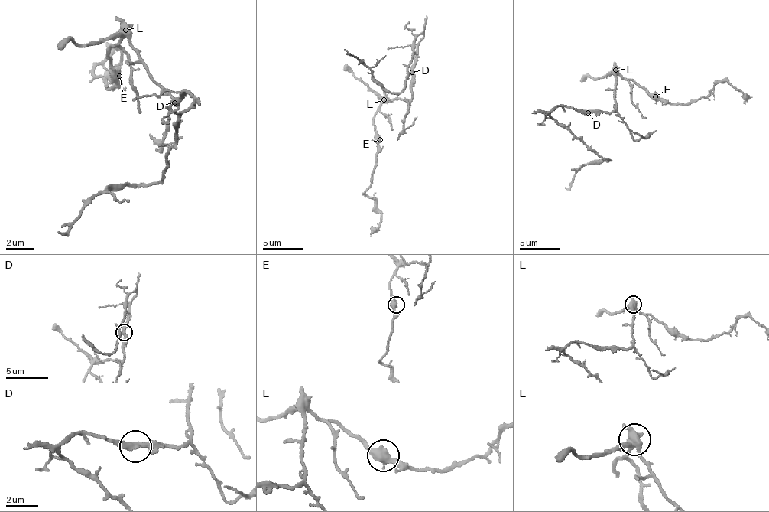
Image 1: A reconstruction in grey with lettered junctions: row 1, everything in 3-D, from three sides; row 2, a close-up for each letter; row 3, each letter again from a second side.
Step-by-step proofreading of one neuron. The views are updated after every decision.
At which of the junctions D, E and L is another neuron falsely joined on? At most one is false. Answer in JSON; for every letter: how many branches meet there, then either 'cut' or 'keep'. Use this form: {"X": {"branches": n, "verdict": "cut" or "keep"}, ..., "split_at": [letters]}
{"D": {"branches": 2, "verdict": "keep"}, "E": {"branches": 3, "verdict": "keep"}, "L": {"branches": 3, "verdict": "cut"}, "split_at": ["L"]}

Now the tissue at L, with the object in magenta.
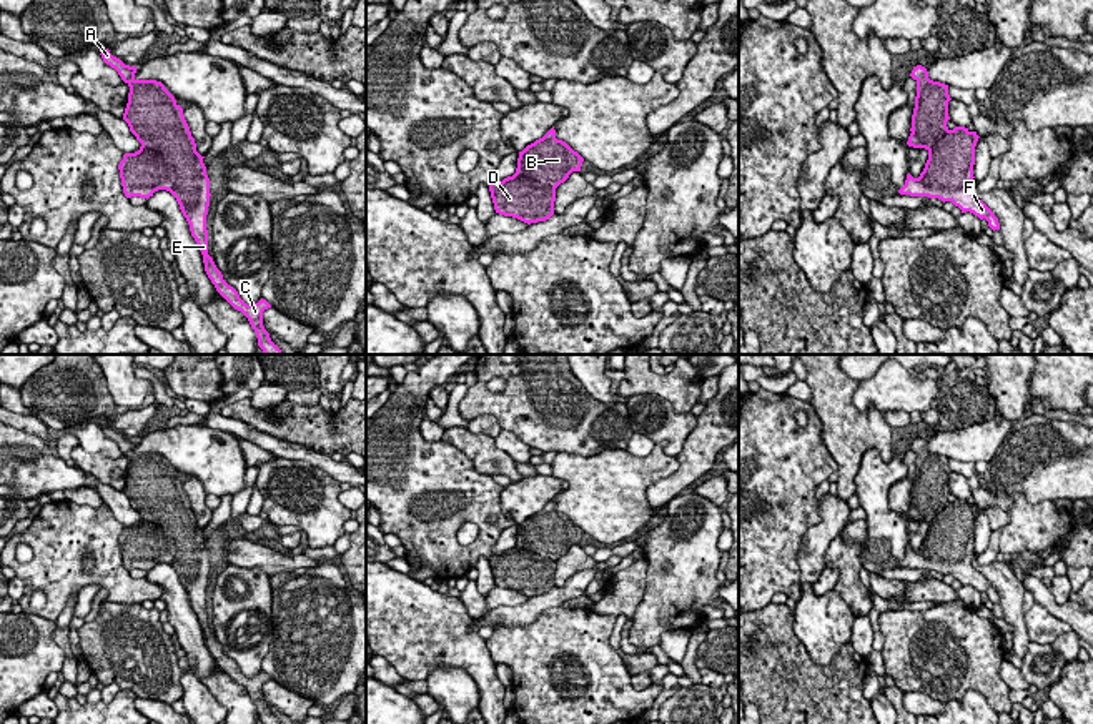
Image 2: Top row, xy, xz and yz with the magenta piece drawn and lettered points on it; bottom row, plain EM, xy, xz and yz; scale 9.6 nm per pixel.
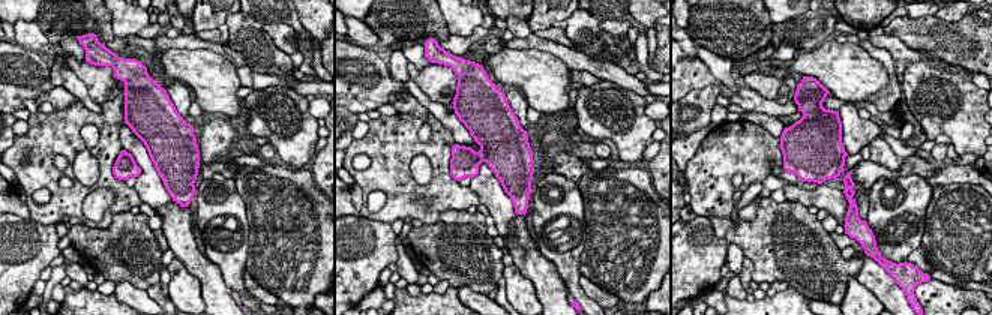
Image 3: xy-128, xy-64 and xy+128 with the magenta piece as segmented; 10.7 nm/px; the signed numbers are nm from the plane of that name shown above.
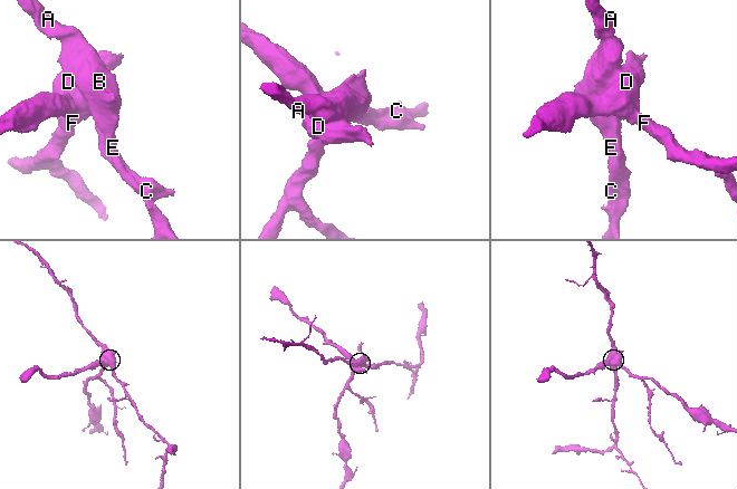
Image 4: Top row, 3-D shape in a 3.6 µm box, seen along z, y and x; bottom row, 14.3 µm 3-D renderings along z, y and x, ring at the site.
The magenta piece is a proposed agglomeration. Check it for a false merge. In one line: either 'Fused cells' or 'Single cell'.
Fused cells

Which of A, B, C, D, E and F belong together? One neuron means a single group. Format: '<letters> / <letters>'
A B C E / D F

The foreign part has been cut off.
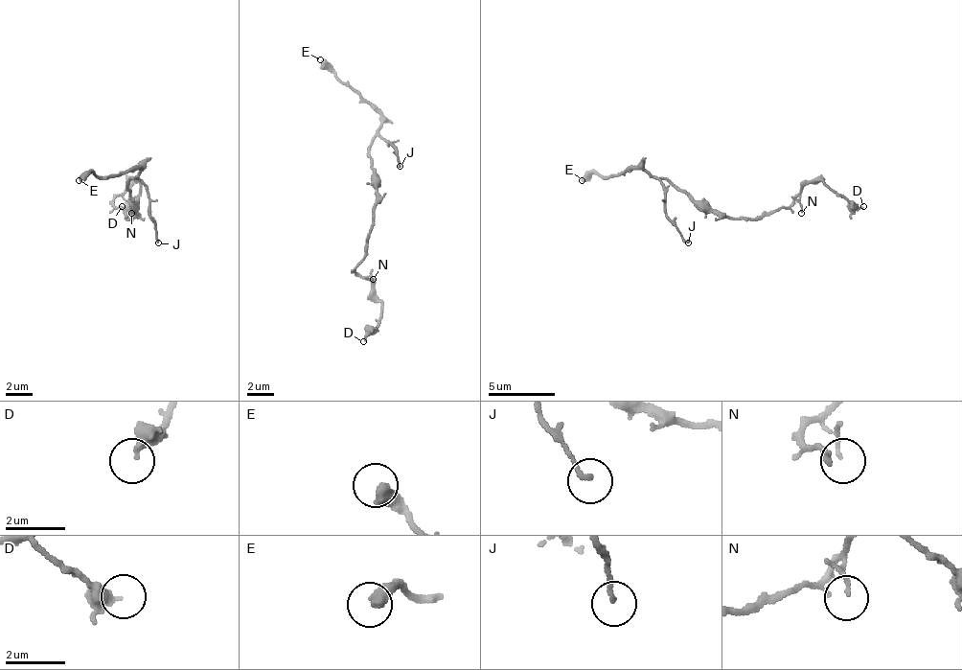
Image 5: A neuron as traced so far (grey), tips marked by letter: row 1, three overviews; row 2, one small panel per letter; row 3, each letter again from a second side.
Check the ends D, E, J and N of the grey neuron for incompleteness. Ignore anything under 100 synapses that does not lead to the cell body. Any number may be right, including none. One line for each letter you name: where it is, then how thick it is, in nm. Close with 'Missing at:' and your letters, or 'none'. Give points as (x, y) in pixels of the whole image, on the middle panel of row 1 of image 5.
E: (320, 59) | 460 nm
Missing at: E

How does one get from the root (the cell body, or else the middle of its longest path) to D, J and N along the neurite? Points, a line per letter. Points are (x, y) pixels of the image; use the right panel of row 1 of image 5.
D: (721, 213), (728, 217), (774, 213), (788, 206), (808, 183), (817, 183), (820, 180), (863, 206)
J: (721, 213), (704, 213), (685, 194), (675, 190), (665, 180), (658, 180), (665, 187), (665, 217), (688, 242)
N: (721, 213), (728, 217), (761, 217), (788, 206), (797, 196), (801, 213)

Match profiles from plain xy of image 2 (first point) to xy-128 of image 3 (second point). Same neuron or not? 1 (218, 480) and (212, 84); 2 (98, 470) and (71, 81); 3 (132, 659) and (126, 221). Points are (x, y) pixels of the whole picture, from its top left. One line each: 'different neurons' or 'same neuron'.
1: same neuron
2: different neurons
3: same neuron

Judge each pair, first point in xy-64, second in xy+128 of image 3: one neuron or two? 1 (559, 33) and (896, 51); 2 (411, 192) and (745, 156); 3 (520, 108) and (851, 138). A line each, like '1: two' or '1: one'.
1: two
2: one
3: one

